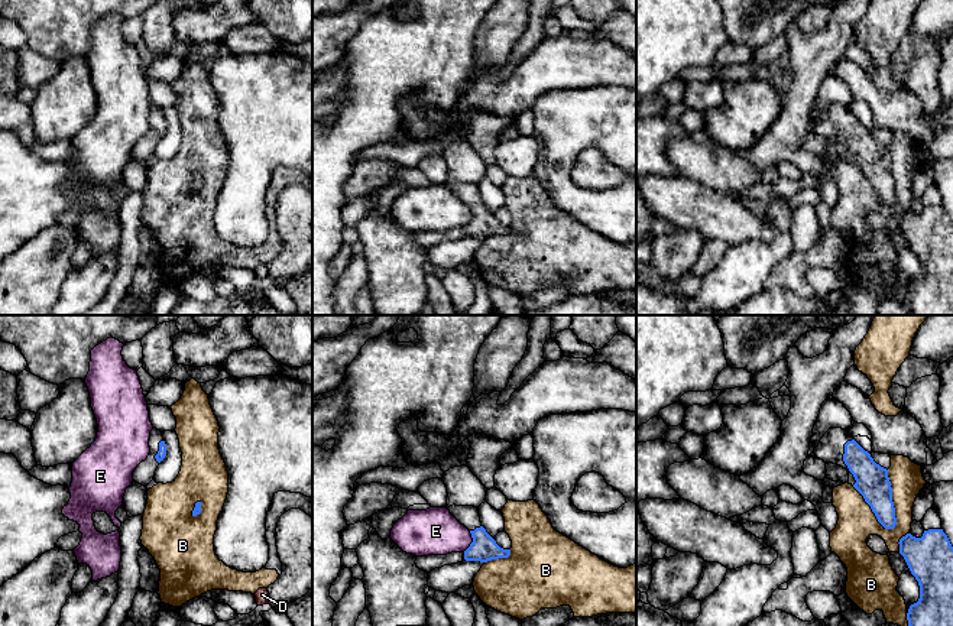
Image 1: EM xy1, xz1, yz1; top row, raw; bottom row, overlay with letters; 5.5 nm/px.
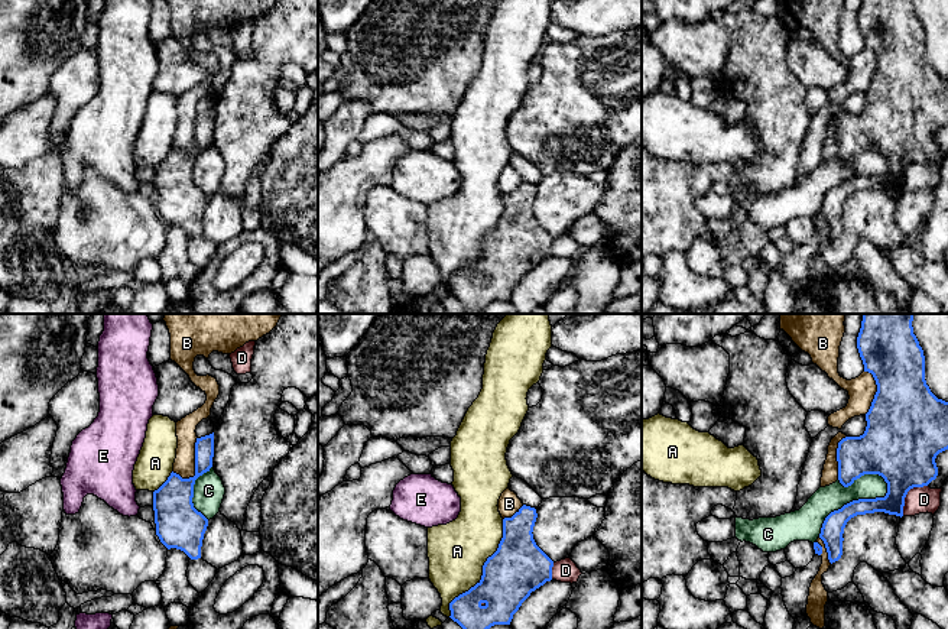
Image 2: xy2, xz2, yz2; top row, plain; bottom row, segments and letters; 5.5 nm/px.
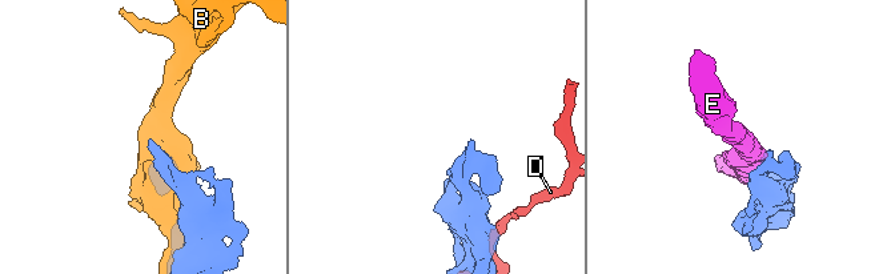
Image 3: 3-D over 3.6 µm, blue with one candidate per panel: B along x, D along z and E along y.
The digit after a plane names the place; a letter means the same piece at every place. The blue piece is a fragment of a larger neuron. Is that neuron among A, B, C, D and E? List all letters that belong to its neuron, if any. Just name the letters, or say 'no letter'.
no letter

